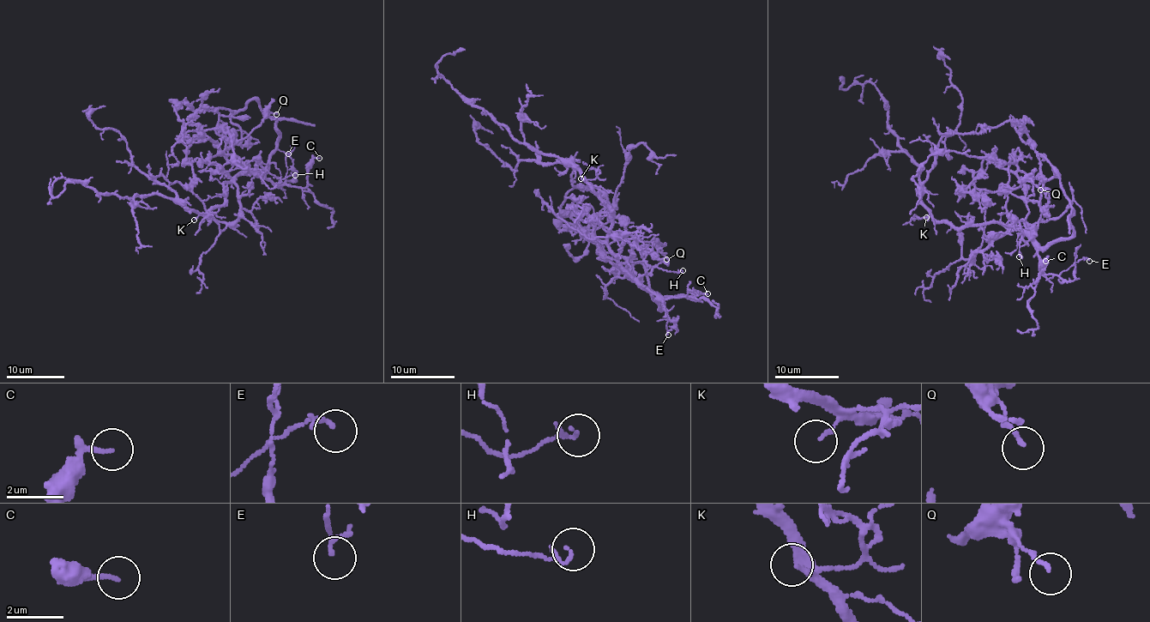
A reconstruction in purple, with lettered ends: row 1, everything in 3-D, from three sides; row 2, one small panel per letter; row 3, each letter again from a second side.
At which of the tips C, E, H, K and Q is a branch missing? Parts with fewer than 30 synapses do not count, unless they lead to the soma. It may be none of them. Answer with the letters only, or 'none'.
none

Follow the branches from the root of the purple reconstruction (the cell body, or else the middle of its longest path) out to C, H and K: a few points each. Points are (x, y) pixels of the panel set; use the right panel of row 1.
C: (1003, 226), (1026, 234), (1032, 242), (1041, 270), (1036, 282), (1038, 278), (1038, 262), (1045, 261)
H: (1003, 226), (1019, 230), (1032, 239), (1020, 243), (1019, 256)
K: (1003, 226), (983, 222), (955, 227), (929, 215), (926, 217)

